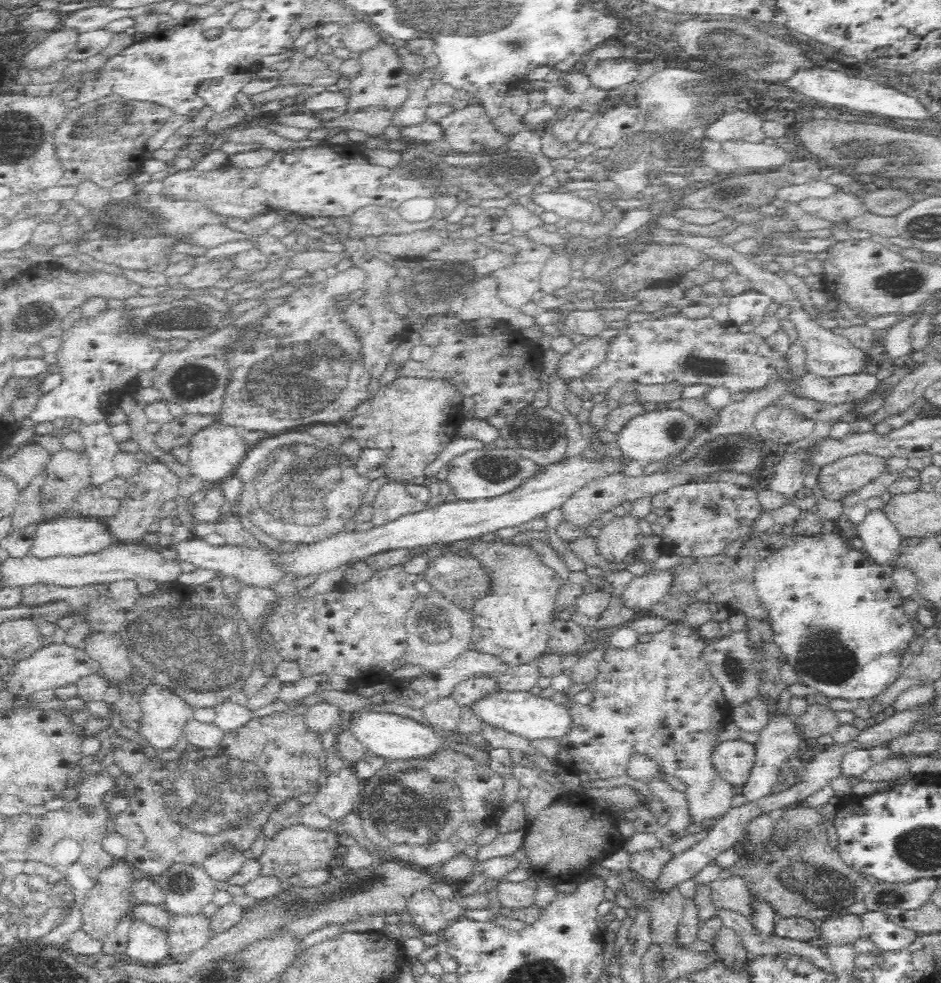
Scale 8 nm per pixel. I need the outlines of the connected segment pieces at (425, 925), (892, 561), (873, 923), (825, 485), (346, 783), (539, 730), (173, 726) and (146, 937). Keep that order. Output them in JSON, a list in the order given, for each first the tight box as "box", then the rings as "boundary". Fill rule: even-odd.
[{"box":[406,889,449,933],"boundary":[[[432,889],[413,894],[406,911],[412,916],[412,922],[416,926],[429,933],[441,933],[449,925],[442,912],[442,899]]]},{"box":[853,509,903,570],"boundary":[[[881,509],[868,511],[853,533],[862,539],[862,550],[878,566],[892,570],[897,566],[903,539]]]},{"box":[858,910,917,952],"boundary":[[[867,910],[858,917],[860,938],[873,942],[878,952],[901,951],[917,938],[912,930],[892,921],[888,910]]]},{"box":[816,452,888,503],"boundary":[[[861,452],[844,455],[832,462],[823,464],[816,471],[820,496],[841,503],[850,494],[874,482],[878,476],[888,472],[887,457]]]},{"box":[314,765,364,820],"boundary":[[[345,765],[337,774],[327,775],[326,784],[314,796],[322,813],[331,820],[341,820],[349,812],[357,812],[362,802],[364,781],[354,772],[351,765]]]},{"box":[470,690,573,740],"boundary":[[[502,690],[490,693],[481,701],[470,707],[478,717],[497,728],[516,732],[526,738],[558,740],[567,736],[573,728],[571,709],[566,704],[556,704],[554,700],[543,698],[525,692],[504,692]]]},{"box":[138,683,195,751],"boundary":[[[147,683],[144,692],[138,701],[141,710],[140,724],[138,724],[138,734],[142,741],[148,742],[155,751],[172,749],[180,738],[183,737],[183,730],[186,724],[193,719],[195,708],[187,704],[183,698],[168,690],[165,685],[158,683]]]},{"box":[123,920,170,966],"boundary":[[[134,920],[128,933],[127,947],[123,956],[130,956],[130,962],[156,966],[170,955],[166,934],[150,928],[142,921]]]}]

